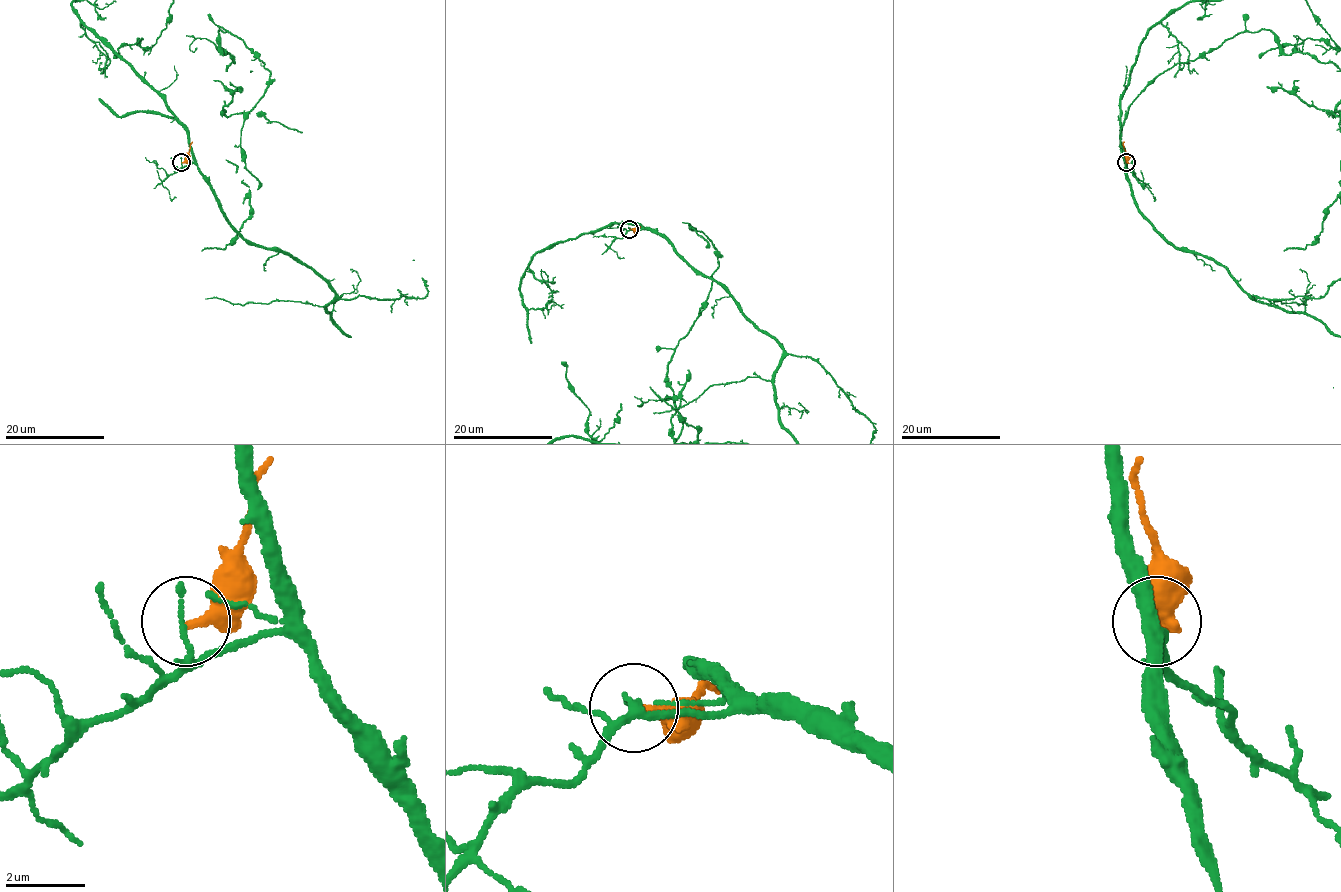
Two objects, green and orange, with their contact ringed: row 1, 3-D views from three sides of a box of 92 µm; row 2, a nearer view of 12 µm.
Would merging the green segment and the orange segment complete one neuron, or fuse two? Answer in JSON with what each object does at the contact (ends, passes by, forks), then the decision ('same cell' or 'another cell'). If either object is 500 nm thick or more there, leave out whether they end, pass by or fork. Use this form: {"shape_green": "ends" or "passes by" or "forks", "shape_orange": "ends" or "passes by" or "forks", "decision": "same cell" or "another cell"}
{"shape_green": "passes by", "shape_orange": "ends", "decision": "another cell"}

